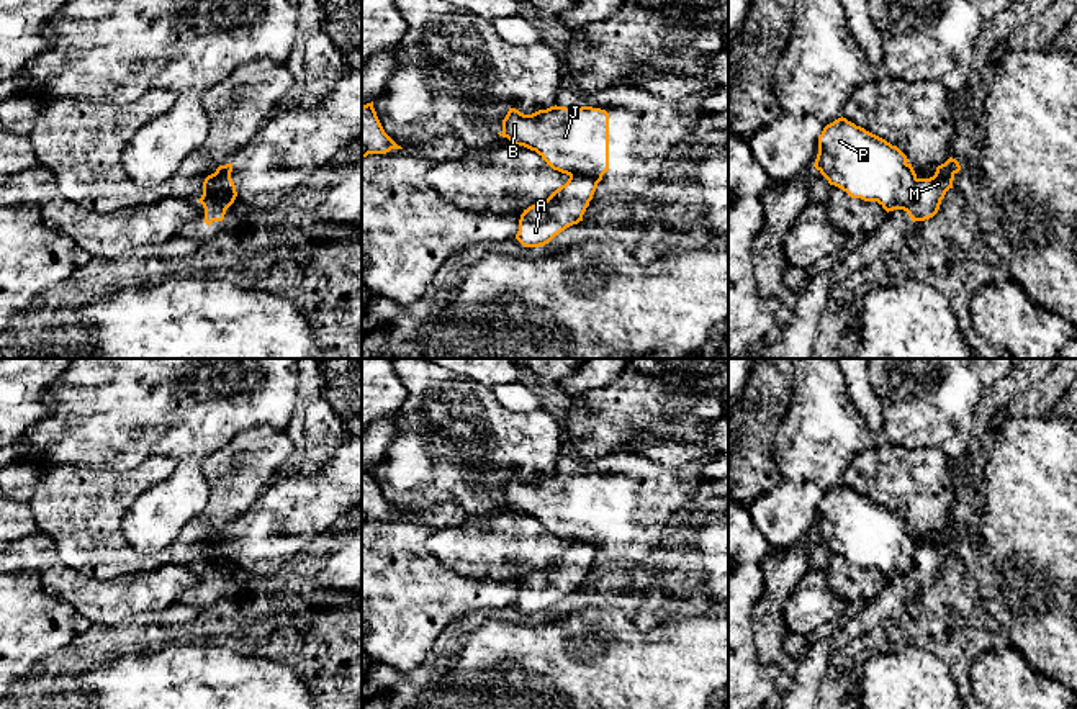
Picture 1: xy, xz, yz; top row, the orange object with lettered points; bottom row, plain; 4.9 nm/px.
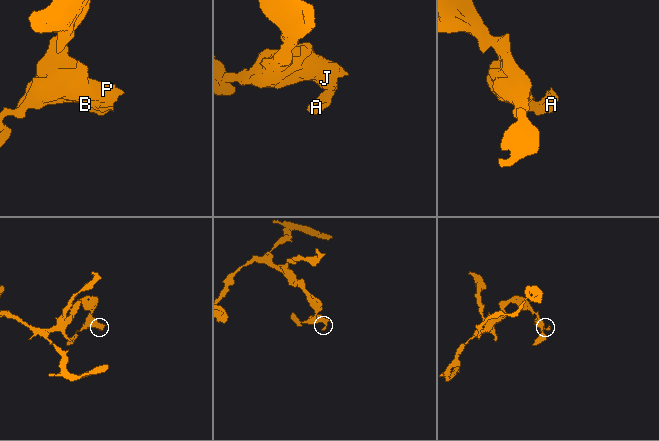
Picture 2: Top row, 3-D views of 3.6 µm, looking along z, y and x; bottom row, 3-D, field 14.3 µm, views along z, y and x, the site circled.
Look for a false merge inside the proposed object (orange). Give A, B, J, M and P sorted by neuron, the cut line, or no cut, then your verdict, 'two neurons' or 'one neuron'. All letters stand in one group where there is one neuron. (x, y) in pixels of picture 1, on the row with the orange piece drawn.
A M / B J P | yz (917, 179), (914, 203), (909, 213) | two neurons

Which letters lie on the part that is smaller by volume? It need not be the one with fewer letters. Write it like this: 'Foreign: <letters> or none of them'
Foreign: A, M

